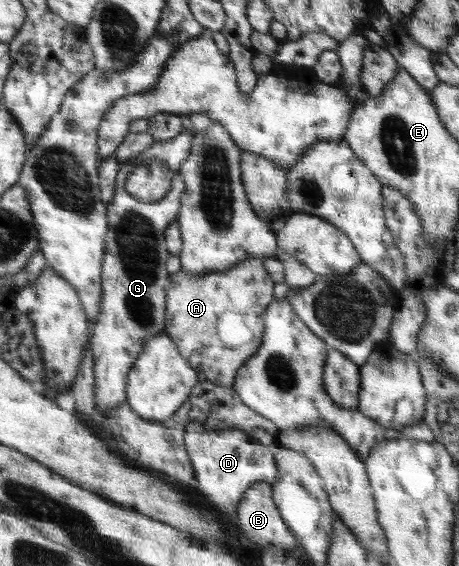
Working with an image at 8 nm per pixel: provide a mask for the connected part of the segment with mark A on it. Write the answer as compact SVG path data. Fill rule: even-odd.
M265 257L249 258L222 272L193 275L179 270L170 274L170 286L166 289L166 334L170 335L182 357L207 376L207 381L232 388L239 369L242 369L262 346L265 314L273 297L273 285L275 283L265 269ZM223 315L239 315L245 327L251 331L251 339L243 345L223 345Z

